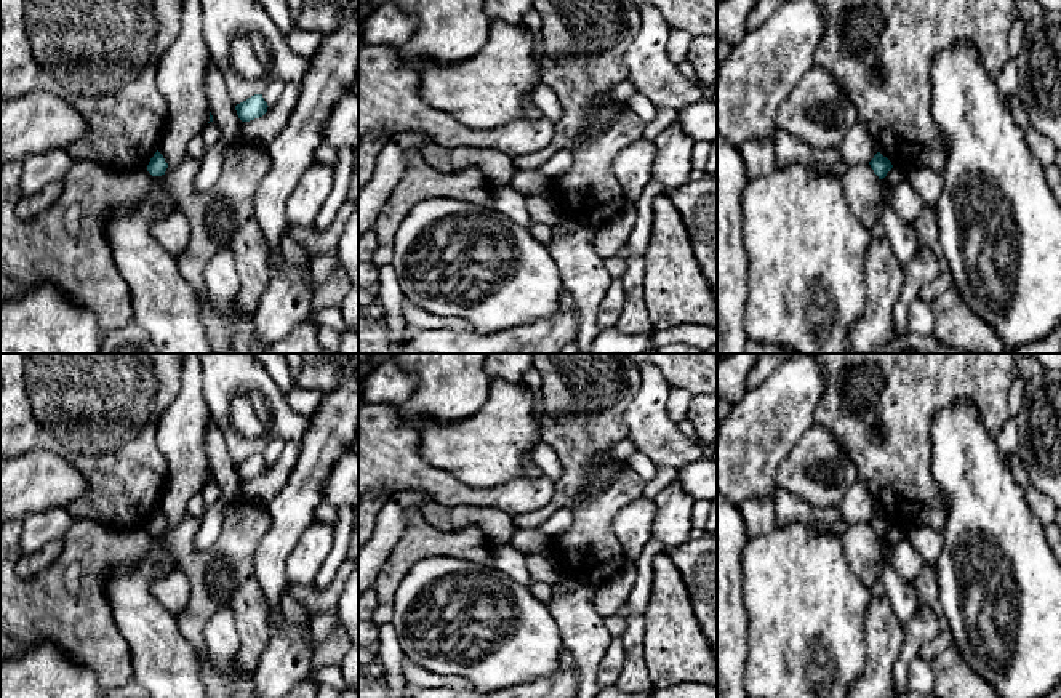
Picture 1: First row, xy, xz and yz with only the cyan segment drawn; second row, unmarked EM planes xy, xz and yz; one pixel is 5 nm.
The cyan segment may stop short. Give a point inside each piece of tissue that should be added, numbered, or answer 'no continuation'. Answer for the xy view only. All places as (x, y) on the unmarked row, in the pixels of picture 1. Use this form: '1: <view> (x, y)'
no continuation

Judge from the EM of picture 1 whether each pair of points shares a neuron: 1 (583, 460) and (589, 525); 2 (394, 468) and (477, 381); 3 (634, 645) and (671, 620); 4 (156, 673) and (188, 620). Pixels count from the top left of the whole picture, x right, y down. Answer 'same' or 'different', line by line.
1: same
2: different
3: different
4: different

